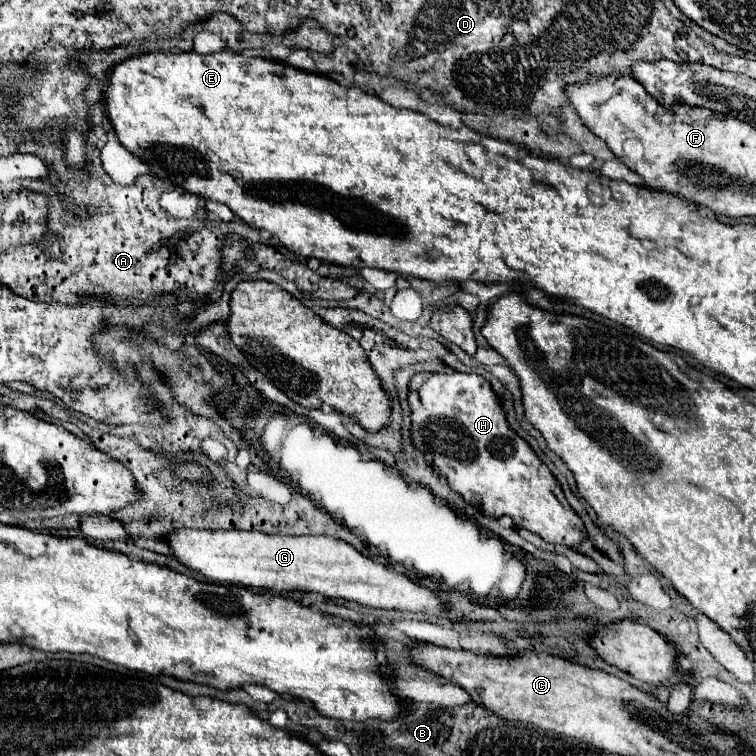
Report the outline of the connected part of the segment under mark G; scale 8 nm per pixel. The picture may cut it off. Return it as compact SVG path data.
M178 530L168 536L174 556L188 568L218 584L242 584L274 592L318 592L326 598L344 598L376 608L442 614L442 602L428 588L414 584L404 574L362 556L348 542L332 536L280 536L242 530Z

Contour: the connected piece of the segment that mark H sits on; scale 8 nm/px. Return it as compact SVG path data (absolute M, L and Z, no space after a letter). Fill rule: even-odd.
M420 372L410 382L408 400L412 408L414 446L428 454L428 460L434 466L434 470L446 476L450 488L462 494L466 502L478 506L492 518L500 518L506 514L514 520L516 528L526 528L552 544L564 544L568 548L574 548L580 542L588 540L584 522L568 504L560 482L554 478L548 466L542 466L542 460L528 446L528 442L522 440L514 430L510 430L506 412L502 408L502 400L494 394L490 382L484 376L460 372Z

